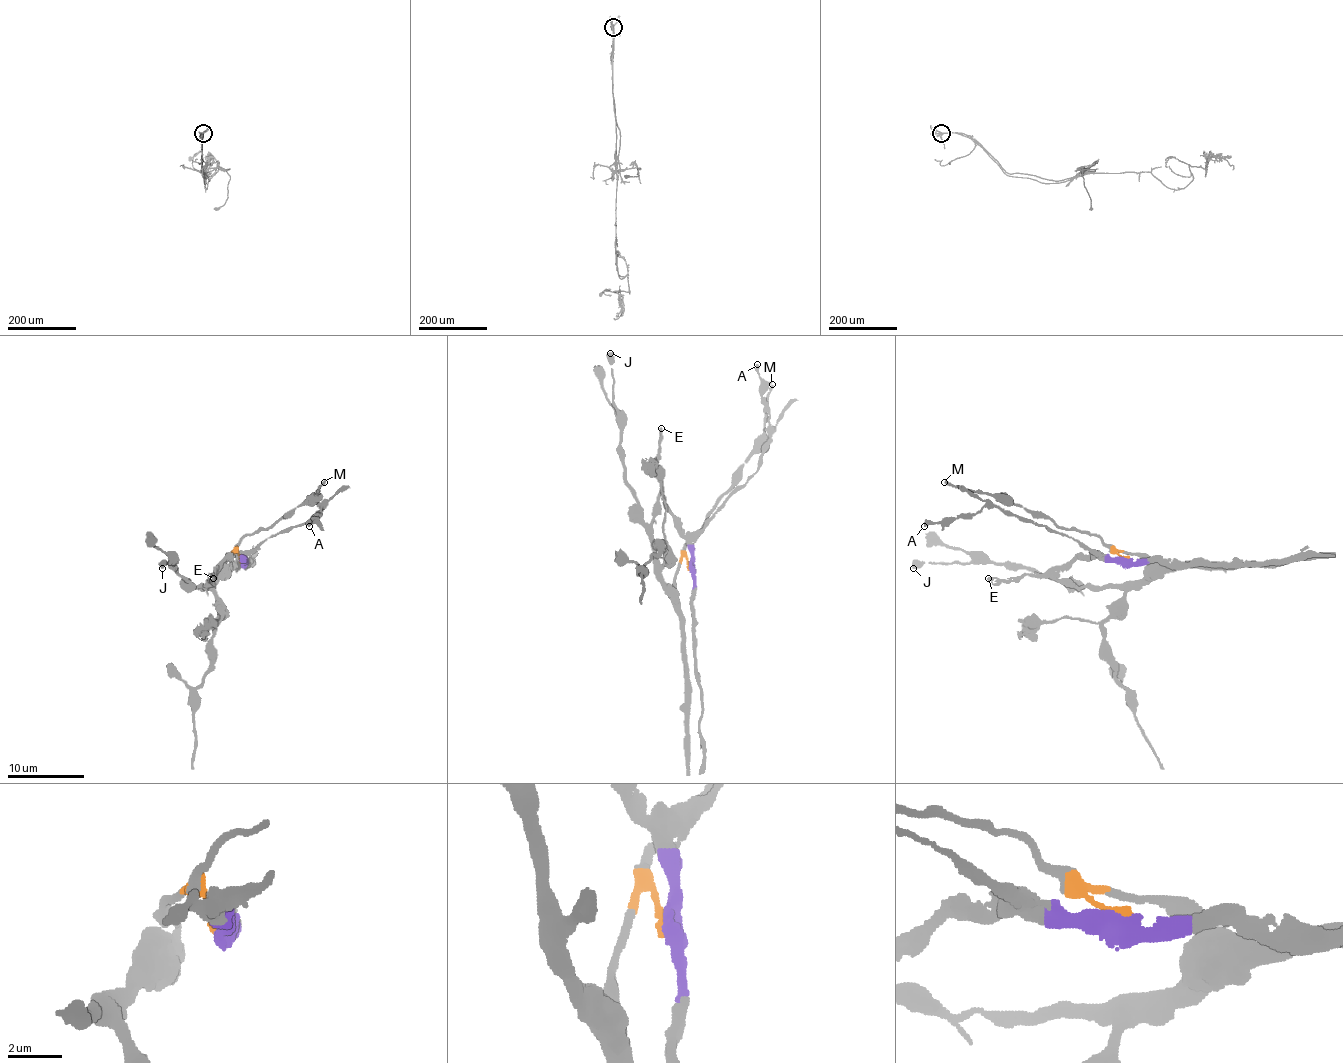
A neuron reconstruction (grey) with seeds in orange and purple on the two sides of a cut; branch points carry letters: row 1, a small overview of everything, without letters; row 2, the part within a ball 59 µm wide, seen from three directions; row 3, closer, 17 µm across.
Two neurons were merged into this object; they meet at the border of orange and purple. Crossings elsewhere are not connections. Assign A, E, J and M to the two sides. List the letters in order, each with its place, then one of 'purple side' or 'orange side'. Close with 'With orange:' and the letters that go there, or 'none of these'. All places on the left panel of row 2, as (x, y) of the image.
A: at (309, 526); purple side
E: at (213, 578); purple side
J: at (162, 568); orange side
M: at (324, 482); orange side
With orange: J, M

